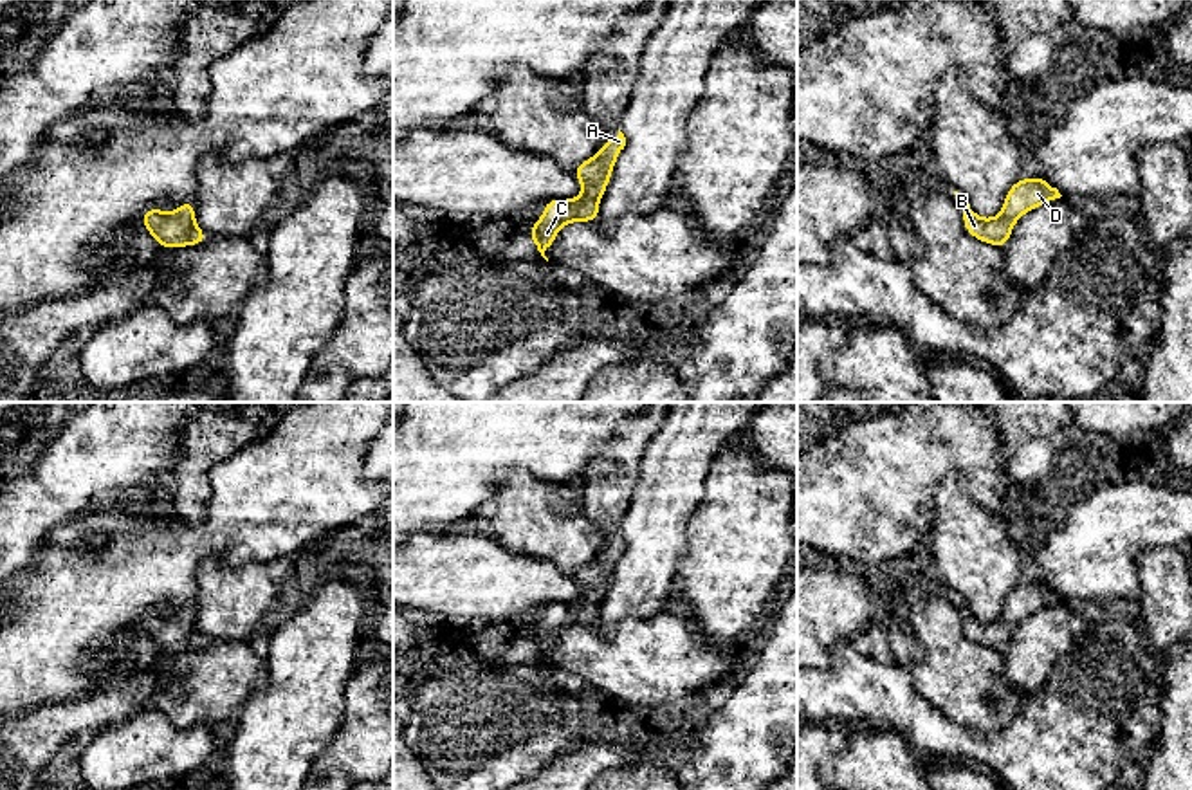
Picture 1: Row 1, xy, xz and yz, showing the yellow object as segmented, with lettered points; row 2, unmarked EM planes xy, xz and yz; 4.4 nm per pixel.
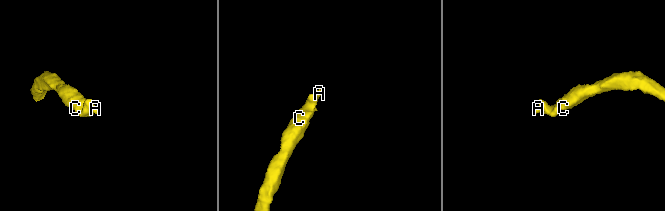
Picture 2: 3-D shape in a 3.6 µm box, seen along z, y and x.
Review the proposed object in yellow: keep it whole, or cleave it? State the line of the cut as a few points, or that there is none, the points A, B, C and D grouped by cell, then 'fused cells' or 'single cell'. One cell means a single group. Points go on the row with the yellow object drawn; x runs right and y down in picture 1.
no cut | A B C D | single cell

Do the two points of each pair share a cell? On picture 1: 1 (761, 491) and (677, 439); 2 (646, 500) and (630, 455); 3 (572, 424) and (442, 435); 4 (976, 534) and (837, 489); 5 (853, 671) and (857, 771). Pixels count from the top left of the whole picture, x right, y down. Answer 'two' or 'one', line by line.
1: two
2: two
3: one
4: two
5: two

